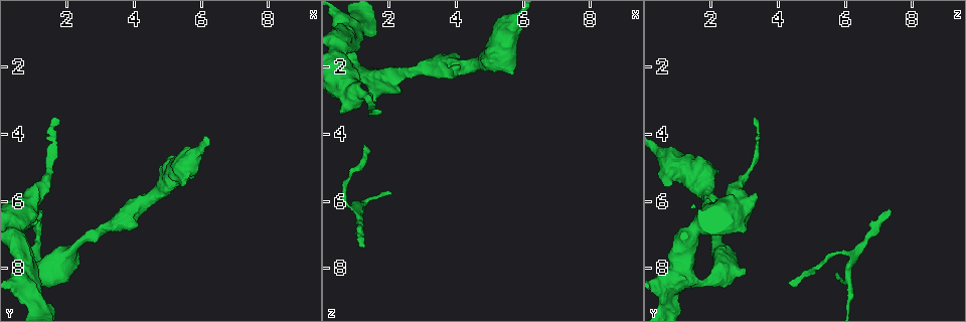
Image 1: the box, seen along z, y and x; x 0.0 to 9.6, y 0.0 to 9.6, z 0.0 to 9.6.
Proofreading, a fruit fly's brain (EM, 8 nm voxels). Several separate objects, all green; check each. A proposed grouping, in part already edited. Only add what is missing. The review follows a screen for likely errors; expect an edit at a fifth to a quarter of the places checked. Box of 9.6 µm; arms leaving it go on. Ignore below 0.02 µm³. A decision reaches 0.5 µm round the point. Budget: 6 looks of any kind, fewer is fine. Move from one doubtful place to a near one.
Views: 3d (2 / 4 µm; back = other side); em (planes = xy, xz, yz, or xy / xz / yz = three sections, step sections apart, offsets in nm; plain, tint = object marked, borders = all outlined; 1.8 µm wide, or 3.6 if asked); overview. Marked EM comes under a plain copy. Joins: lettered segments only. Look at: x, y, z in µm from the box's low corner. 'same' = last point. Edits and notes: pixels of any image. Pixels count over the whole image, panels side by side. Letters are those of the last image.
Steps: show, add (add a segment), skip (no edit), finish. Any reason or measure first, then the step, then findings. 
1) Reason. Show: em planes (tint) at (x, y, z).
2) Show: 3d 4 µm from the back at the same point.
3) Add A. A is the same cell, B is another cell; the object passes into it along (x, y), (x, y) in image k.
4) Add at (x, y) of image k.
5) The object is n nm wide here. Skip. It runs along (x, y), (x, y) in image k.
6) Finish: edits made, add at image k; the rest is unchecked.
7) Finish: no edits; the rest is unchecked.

Free end. Show: 3d 2 µm at (1.30, 6.25, 7.35).

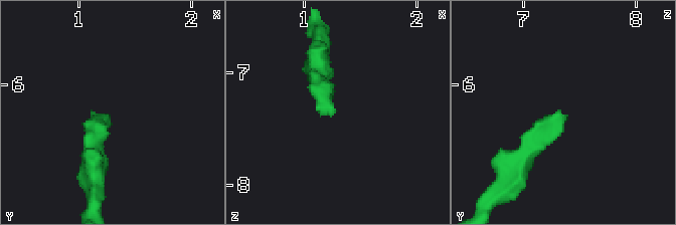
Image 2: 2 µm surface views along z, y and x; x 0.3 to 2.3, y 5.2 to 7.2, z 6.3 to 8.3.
Show: em xz step 8 (tint) at (1.28, 6.28, 7.32).

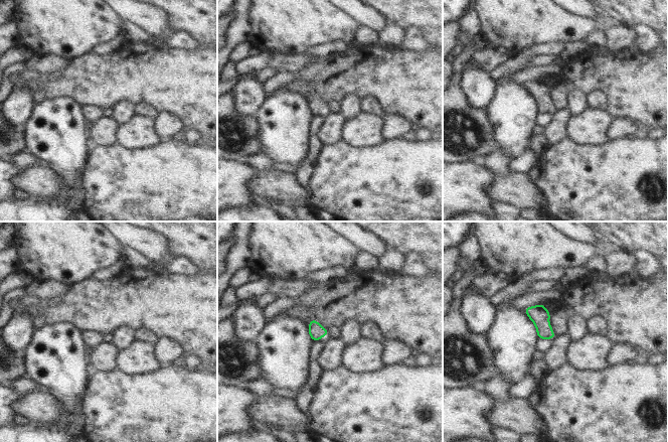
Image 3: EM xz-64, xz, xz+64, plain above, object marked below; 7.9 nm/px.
Cut it another way. Show: em planes (borders) at the same point.

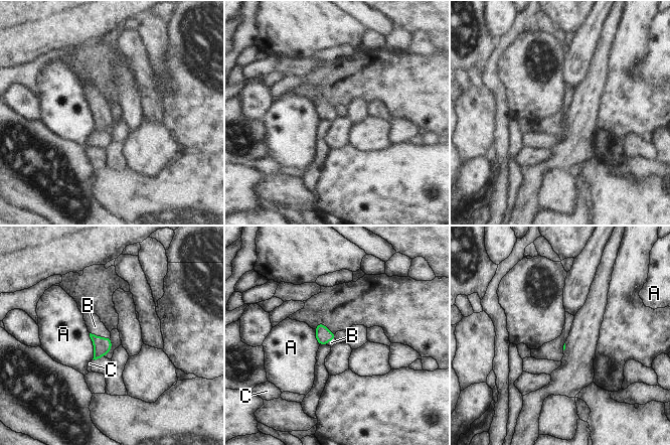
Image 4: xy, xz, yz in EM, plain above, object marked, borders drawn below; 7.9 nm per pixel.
Add B. B is the same cell, A and C are other cells; the object passes into it along (102, 346), (100, 336), (95, 326) in image 4; the neuron continues.

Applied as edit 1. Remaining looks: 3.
Thin end. Show: em yz step 16 (borders) at (1.20, 8.50, 4.35).

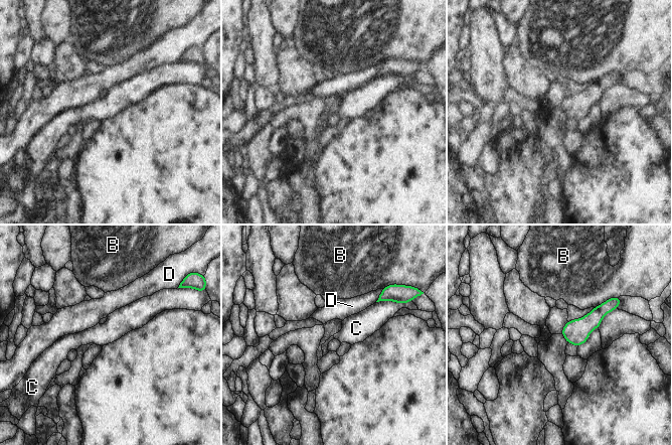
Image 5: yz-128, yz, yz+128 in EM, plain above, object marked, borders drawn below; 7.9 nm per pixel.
Another direction. Show: em planes (borders) at the same point.

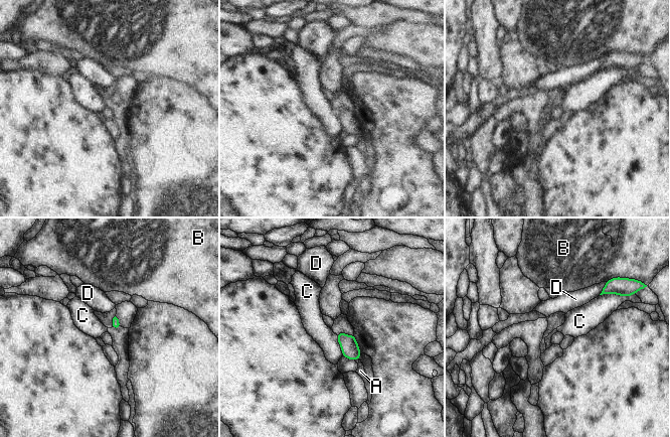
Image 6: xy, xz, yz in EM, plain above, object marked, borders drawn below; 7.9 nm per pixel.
Skip. A, B, C and D are other cells; a border runs along (335, 334), (342, 355) in image 6; no lettered segment goes on from it.

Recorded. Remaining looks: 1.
Finish: edits made, add at image 4; the rest is unchecked.

